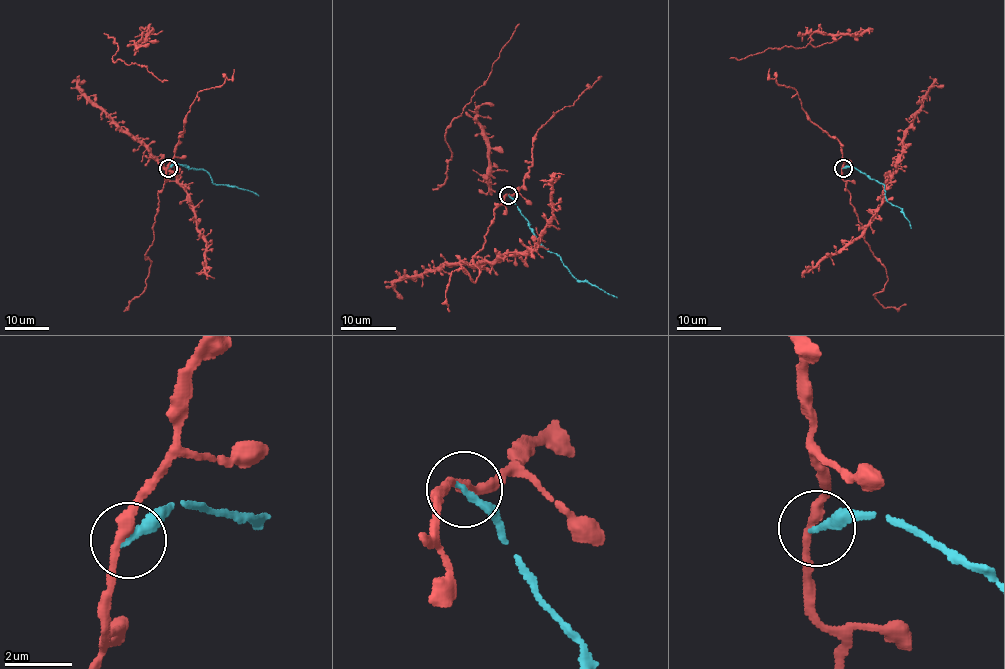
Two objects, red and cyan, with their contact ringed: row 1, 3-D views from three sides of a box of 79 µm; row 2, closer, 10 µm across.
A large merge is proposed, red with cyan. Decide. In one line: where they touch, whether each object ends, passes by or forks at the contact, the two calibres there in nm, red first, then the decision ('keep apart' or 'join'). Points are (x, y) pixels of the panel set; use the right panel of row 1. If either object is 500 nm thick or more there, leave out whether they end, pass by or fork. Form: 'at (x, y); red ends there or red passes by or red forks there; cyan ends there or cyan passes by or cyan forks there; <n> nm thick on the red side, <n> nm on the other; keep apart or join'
at (843, 168); red passes by; cyan ends there; 280 nm thick on the red side, 240 nm on the other; keep apart

